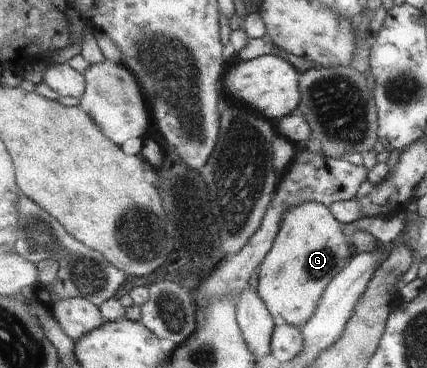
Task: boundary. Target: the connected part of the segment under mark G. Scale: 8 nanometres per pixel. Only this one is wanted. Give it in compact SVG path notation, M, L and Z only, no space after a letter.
M318 201L289 206L283 212L280 230L273 242L273 249L268 253L258 272L257 290L260 298L269 307L274 318L281 316L286 323L302 329L317 313L325 290L345 269L354 254L356 254L355 248L343 231L343 223L335 217L329 206Z

